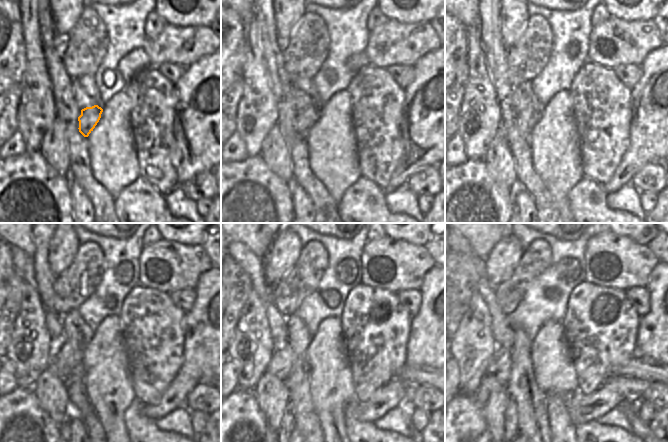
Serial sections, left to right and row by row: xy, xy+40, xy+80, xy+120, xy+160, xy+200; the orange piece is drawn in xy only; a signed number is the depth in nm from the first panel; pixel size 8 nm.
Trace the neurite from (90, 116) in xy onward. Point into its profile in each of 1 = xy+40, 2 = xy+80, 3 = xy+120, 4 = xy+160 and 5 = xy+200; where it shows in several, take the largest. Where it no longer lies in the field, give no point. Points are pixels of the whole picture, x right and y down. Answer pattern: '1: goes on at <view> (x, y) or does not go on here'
1: goes on at xy+40 (312, 114)
2: goes on at xy+80 (532, 120)
3: goes on at xy+120 (65, 358)
4: goes on at xy+160 (283, 359)
5: goes on at xy+200 (499, 368)

